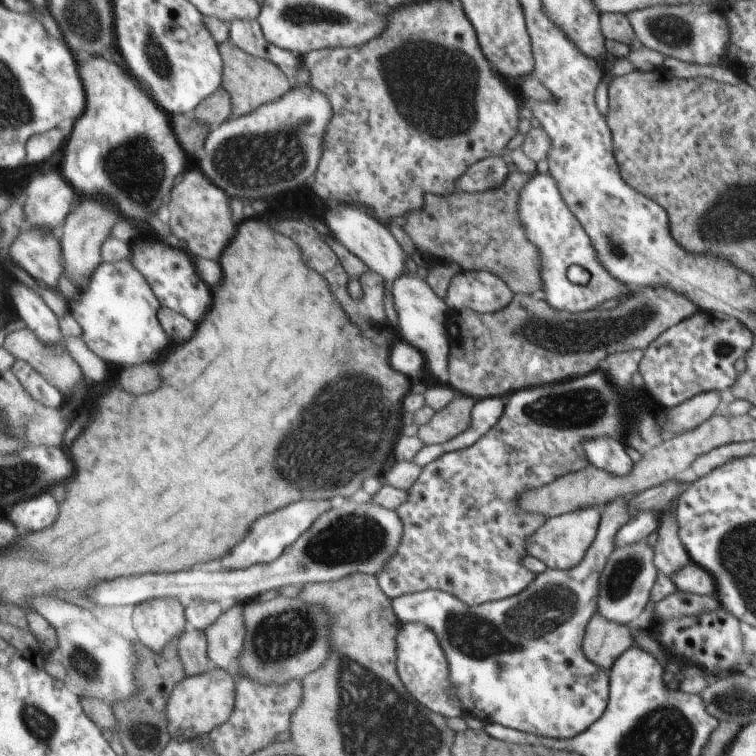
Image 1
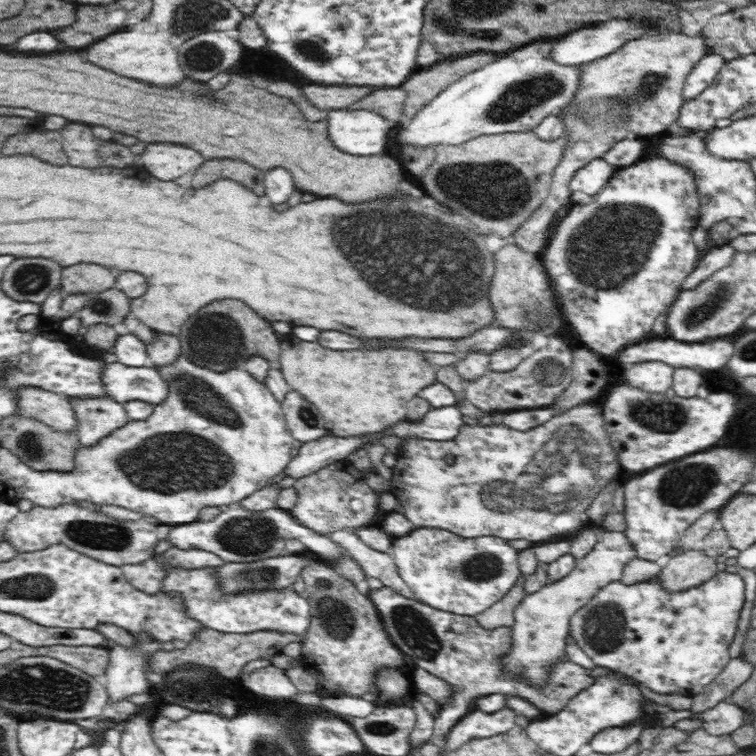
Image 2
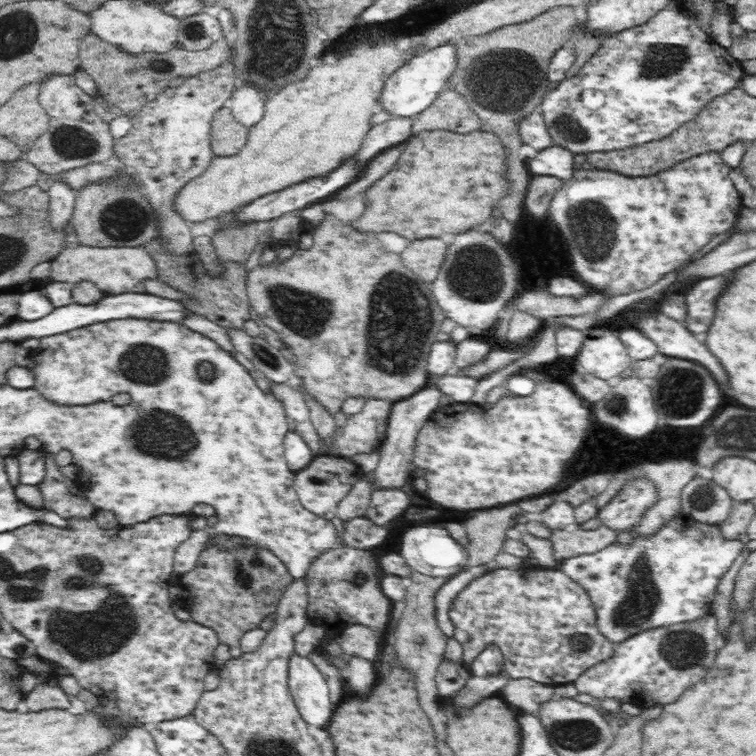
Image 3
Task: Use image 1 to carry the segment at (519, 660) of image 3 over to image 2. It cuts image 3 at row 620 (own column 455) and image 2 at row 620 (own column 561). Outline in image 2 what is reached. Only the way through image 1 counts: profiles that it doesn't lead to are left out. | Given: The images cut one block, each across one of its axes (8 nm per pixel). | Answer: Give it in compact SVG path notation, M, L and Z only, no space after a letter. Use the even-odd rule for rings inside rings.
M390 587L376 589L376 592L370 590L370 598L382 616L390 640L404 655L412 658L414 665L448 685L448 696L434 719L434 732L430 740L434 744L442 744L442 736L447 736L454 724L467 715L476 699L501 693L530 700L540 710L558 712L558 708L564 708L574 696L597 682L597 678L590 676L588 669L570 661L568 656L566 660L552 665L550 680L544 688L533 686L523 676L511 678L511 672L507 672L503 662L504 656L512 650L510 627L482 628L475 617L432 608L416 598L402 596Z

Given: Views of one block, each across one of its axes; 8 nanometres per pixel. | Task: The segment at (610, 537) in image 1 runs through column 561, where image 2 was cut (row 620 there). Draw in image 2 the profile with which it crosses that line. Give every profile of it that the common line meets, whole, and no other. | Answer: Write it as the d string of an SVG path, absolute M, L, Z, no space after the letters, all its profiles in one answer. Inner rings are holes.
M718 571L717 575L704 584L696 587L683 589L680 592L670 592L666 589L660 581L660 576L651 578L647 581L639 581L636 584L627 585L621 580L610 584L606 584L604 588L596 593L590 602L577 610L574 616L569 620L569 634L578 643L596 666L603 666L604 668L613 671L613 674L618 674L622 677L630 677L643 684L644 687L649 688L658 694L677 694L687 697L698 696L704 691L708 684L712 683L724 671L724 668L731 662L732 658L729 655L730 644L732 644L735 632L738 628L739 616L745 603L745 584L742 577L738 573L730 573L726 571Z

